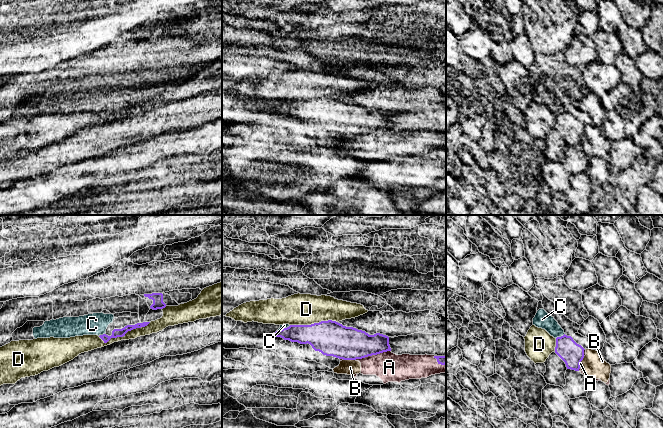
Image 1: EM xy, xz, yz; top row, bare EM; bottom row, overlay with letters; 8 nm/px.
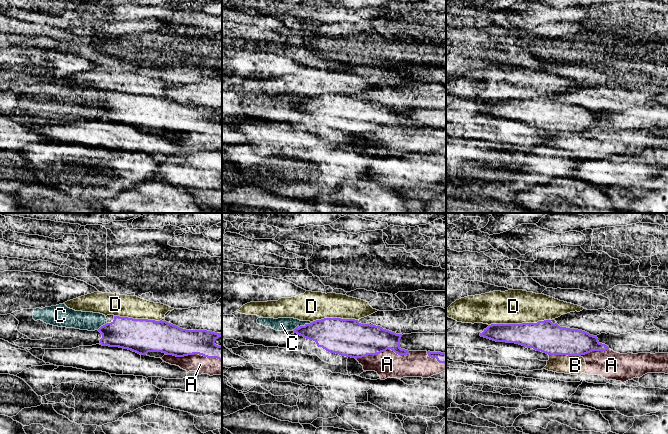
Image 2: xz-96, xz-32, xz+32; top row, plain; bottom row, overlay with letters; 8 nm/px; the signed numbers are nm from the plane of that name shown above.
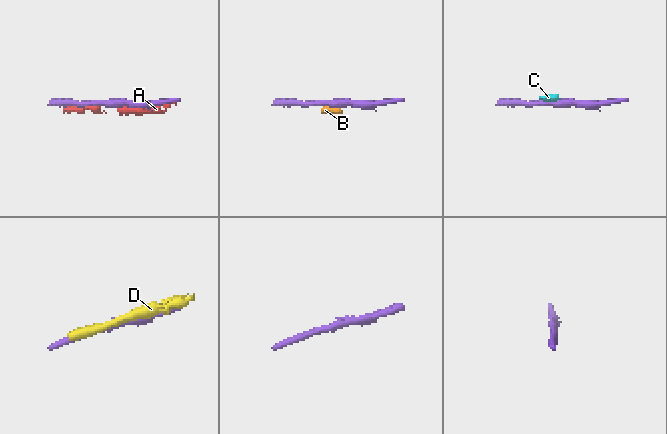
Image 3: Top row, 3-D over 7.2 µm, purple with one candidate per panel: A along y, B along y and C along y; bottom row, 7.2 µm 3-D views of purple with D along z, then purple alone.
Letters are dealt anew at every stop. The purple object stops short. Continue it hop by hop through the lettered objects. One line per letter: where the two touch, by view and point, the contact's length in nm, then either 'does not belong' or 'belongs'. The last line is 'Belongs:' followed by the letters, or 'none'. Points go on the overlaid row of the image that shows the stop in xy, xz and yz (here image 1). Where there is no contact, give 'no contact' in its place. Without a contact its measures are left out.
A: contact xz (372, 354); length 300 nm; does not belong
B: contact xz (349, 359); length 100 nm; does not belong
C: contact yz (561, 336); length 80 nm; does not belong
D: contact xy (124, 334); length 440 nm; does not belong
Belongs: none

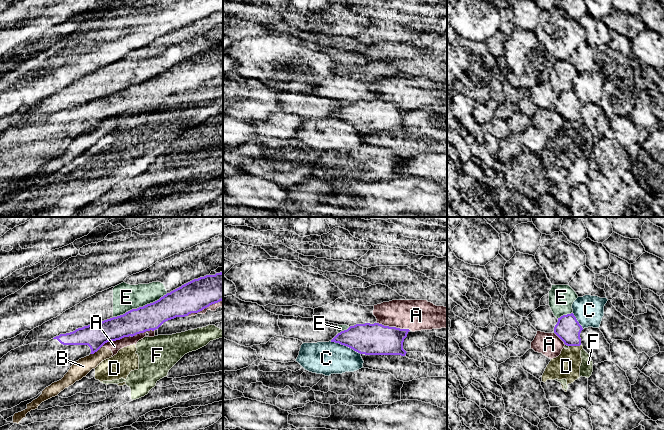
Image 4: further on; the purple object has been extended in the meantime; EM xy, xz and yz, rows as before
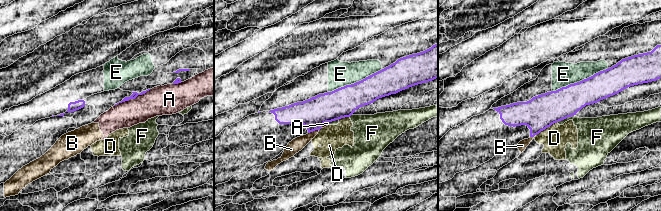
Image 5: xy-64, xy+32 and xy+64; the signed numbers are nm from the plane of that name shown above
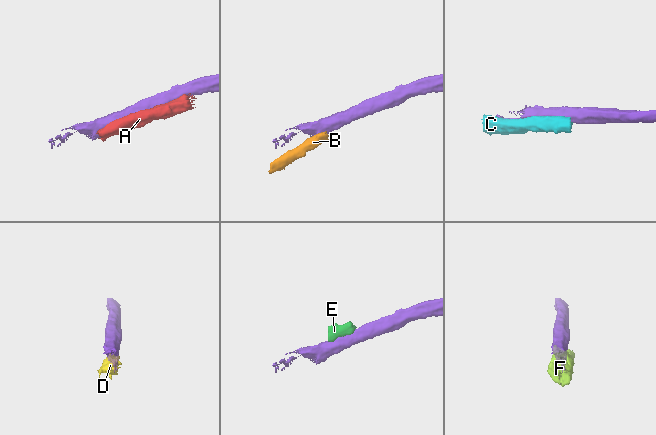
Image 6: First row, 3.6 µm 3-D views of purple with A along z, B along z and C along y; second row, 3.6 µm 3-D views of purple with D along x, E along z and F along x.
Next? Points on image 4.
A: contact xy (128, 336); length 480 nm; does not belong
B: contact xy (95, 351); length 120 nm; does not belong
C: contact xz (345, 345); length 260 nm; does not belong
D: contact yz (574, 345); length 100 nm; does not belong
E: contact xy (140, 307); length 480 nm; does not belong
F: contact yz (567, 345); length 40 nm; does not belong
Belongs: none

